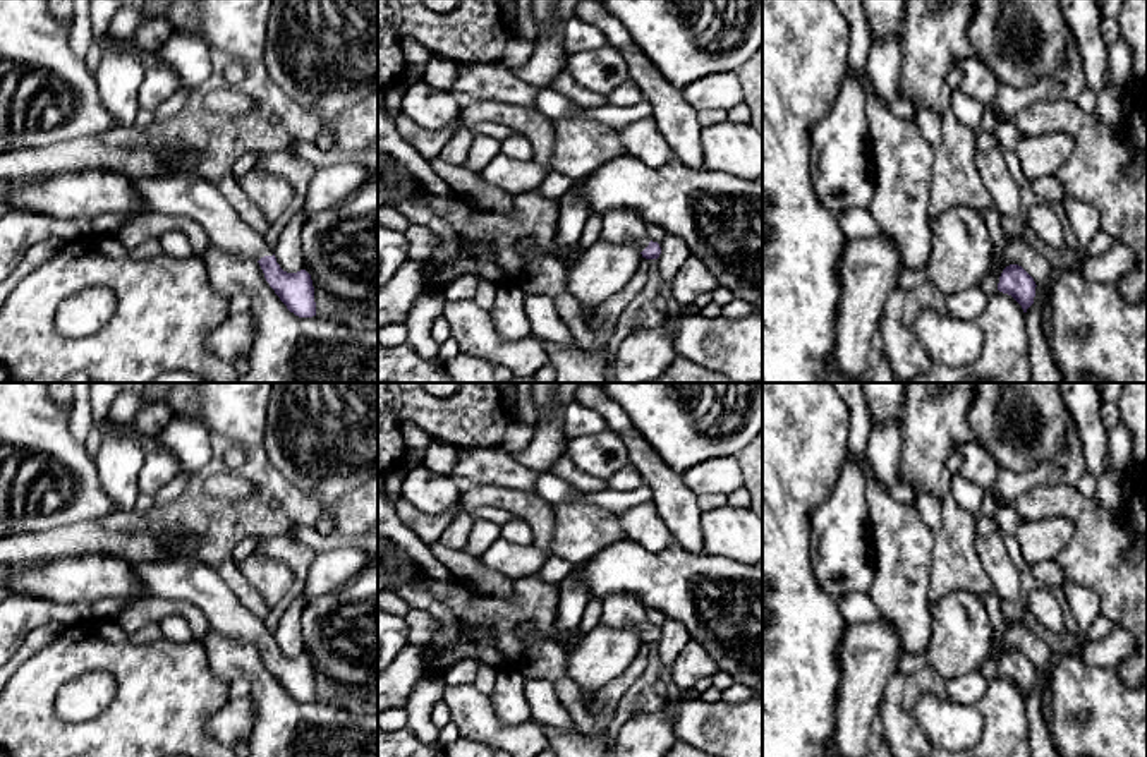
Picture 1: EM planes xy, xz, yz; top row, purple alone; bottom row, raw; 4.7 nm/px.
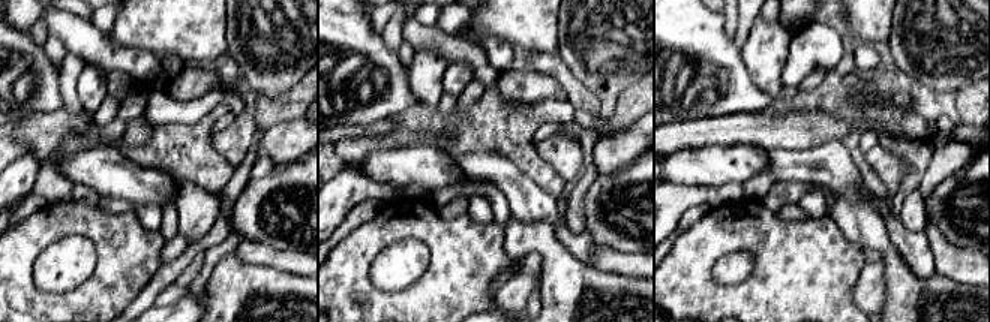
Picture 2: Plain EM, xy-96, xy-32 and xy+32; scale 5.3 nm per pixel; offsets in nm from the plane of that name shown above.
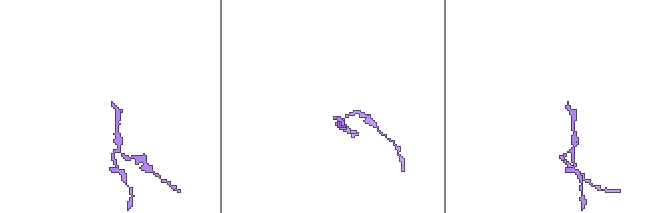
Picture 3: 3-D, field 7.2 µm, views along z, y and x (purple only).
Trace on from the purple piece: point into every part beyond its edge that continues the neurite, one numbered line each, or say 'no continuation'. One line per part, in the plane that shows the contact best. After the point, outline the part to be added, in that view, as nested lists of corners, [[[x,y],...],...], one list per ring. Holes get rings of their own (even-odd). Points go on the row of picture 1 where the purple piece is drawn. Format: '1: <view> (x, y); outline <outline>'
1: xy (191, 194); outline [[[199,173],[132,180],[144,211],[182,215],[199,223],[211,244],[254,261],[273,256],[263,233],[249,228],[222,192]]]

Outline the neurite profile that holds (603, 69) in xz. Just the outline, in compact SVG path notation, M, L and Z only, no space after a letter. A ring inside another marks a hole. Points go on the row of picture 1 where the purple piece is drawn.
M610 45L568 55L565 70L580 88L603 96L630 79L623 55Z

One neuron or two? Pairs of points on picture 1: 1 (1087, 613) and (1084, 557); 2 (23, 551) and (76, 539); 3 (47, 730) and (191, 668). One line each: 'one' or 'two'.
1: two
2: one
3: one

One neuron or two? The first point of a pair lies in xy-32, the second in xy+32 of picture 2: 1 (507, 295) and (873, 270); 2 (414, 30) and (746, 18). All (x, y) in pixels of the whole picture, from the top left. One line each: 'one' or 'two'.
1: one
2: one

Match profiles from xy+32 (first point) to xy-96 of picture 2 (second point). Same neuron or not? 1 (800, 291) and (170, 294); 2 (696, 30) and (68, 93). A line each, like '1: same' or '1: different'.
1: different
2: different

